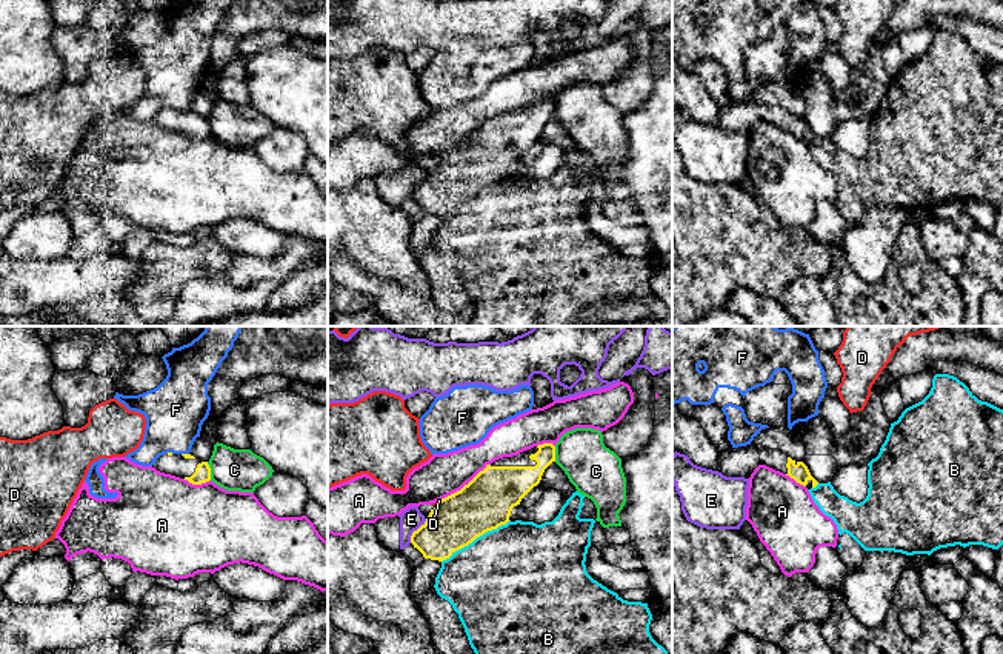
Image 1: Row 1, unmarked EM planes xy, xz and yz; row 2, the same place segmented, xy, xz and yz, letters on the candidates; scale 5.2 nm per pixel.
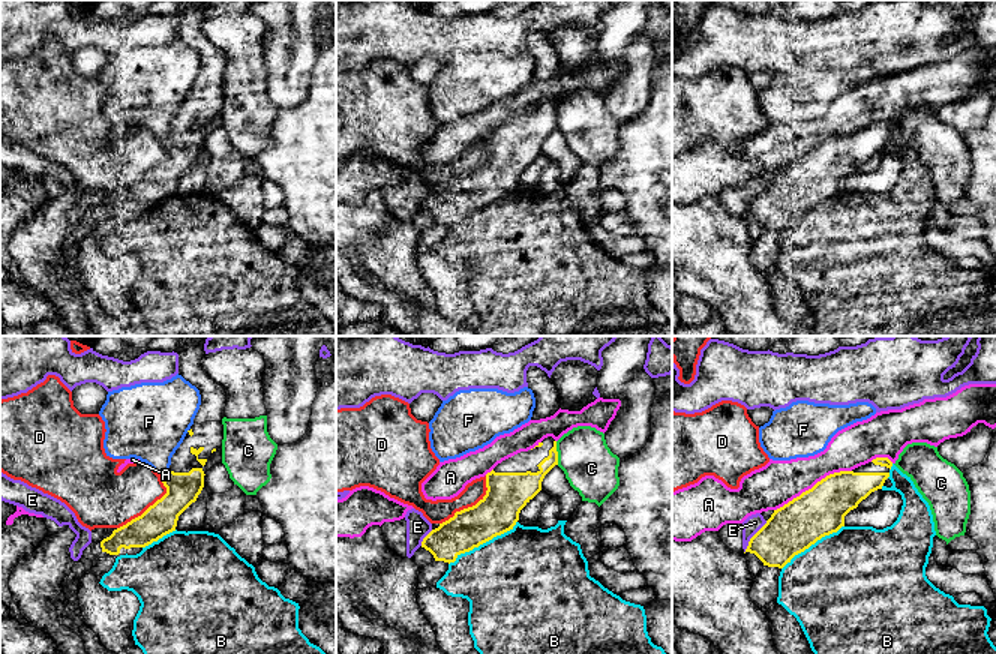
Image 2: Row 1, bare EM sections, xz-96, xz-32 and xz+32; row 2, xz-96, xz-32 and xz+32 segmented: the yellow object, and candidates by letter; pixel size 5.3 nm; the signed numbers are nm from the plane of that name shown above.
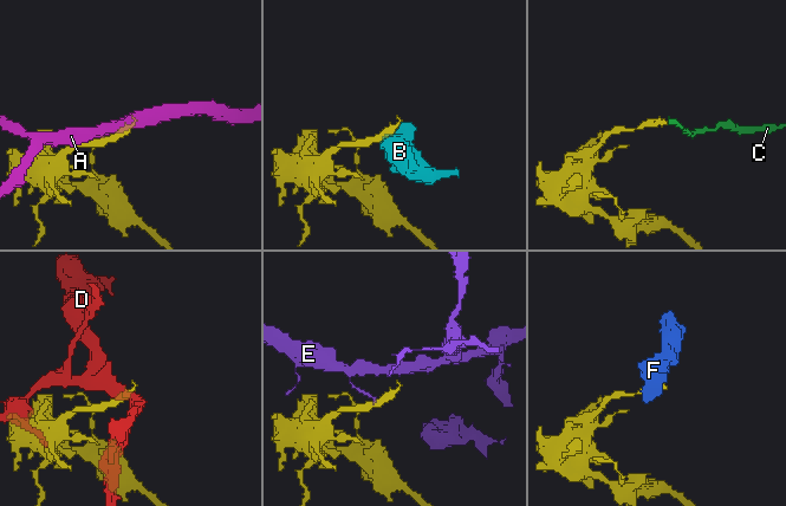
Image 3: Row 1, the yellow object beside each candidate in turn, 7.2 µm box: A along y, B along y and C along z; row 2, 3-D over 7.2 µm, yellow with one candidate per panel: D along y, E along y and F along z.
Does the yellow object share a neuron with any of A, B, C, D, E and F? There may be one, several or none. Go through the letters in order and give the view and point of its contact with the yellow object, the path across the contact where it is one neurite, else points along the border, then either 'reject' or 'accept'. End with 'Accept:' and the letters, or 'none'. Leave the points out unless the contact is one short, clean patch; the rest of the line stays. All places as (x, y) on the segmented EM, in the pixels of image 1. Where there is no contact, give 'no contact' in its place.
A: contact xy (197, 483); reject
B: contact xz (476, 537); reject
C: contact xy (209, 471); reject
D: contact xz (437, 503); reject
E: contact xz (414, 531); border xz (426, 519), (413, 533), (409, 542); reject
F: contact xy (185, 454); border xy (182, 453), (188, 454); reject
Accept: none

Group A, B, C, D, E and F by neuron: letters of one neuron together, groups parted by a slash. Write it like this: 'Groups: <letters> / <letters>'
Groups: A / B / C / D / E / F

